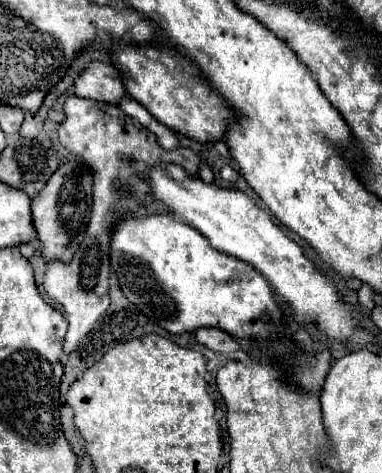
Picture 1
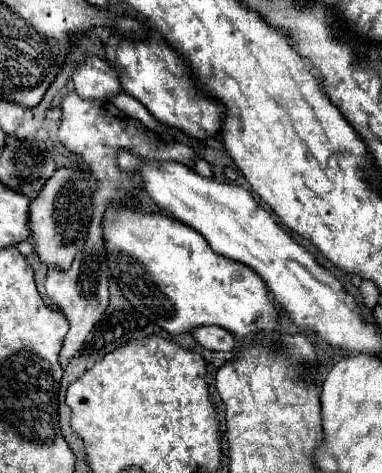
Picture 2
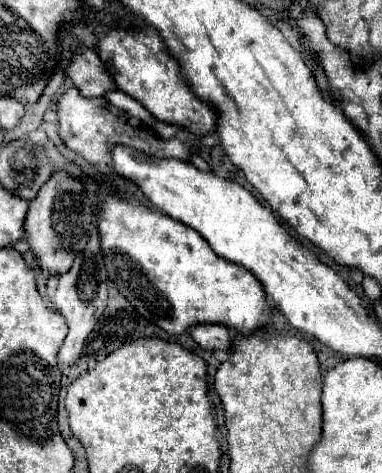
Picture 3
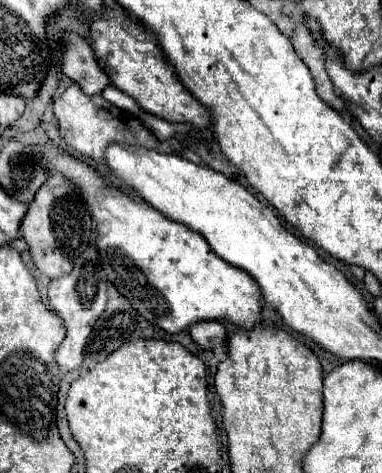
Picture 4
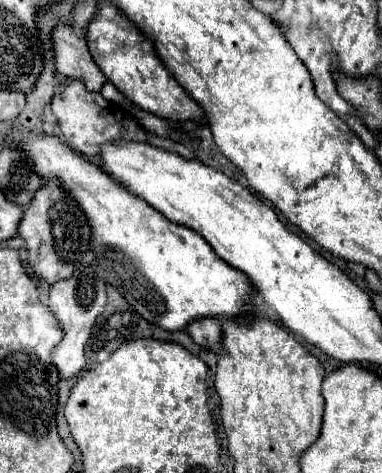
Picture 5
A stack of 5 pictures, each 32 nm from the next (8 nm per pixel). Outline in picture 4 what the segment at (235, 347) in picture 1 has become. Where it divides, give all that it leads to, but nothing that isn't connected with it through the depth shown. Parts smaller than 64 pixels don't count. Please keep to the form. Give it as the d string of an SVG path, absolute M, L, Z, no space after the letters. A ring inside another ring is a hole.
M198 322L190 326L190 336L198 346L206 350L214 350L218 346L226 346L228 330L222 322Z

